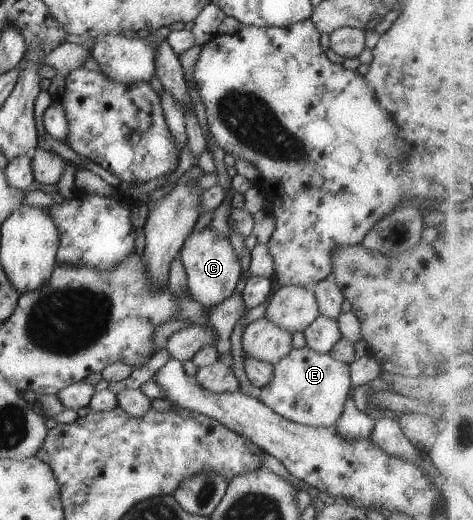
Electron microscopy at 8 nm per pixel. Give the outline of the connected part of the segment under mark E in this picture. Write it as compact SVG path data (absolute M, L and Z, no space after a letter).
M302 347L291 349L272 365L271 379L260 388L257 399L282 418L301 425L327 427L334 425L343 411L349 389L348 364L332 358L328 353Z

